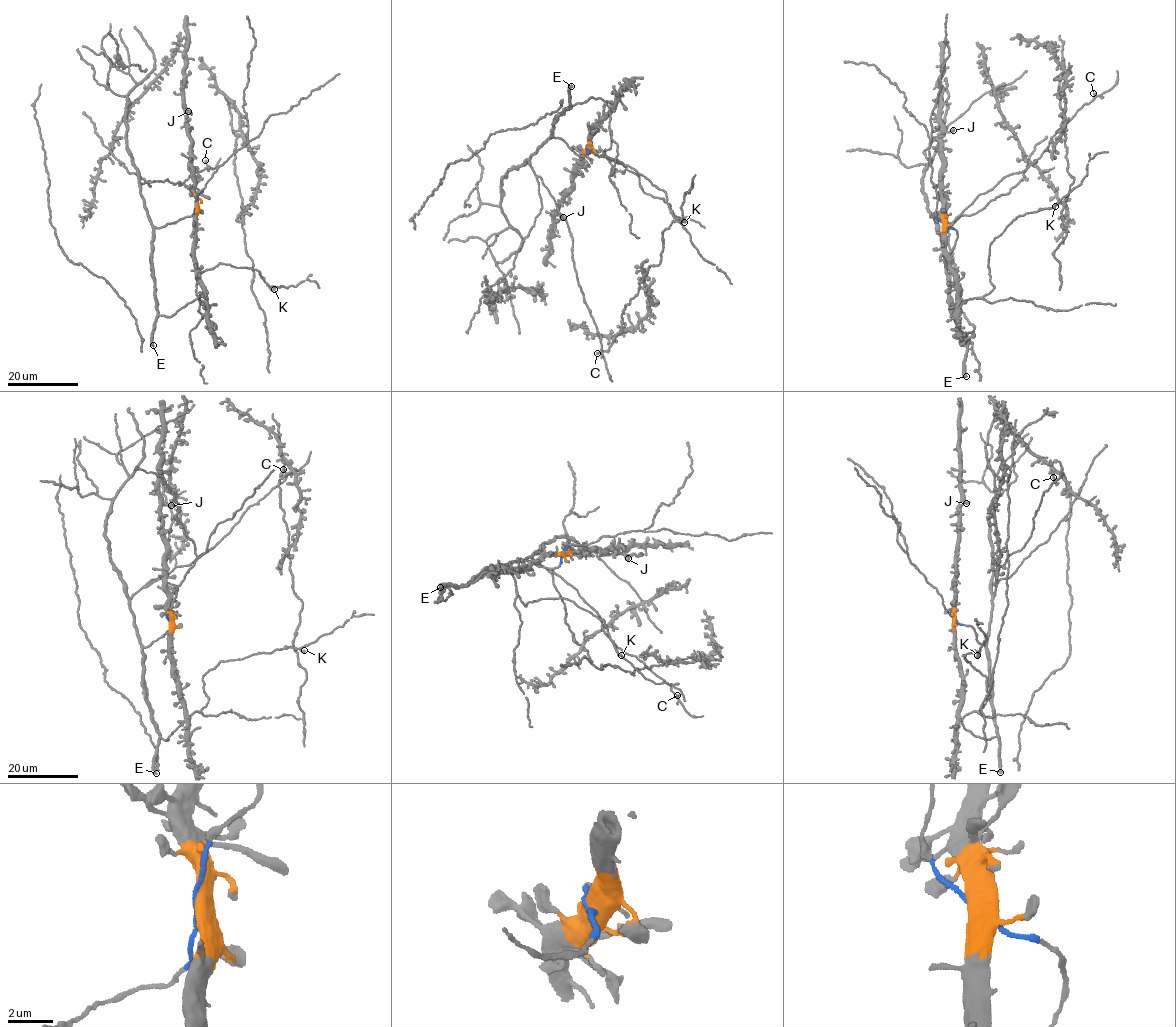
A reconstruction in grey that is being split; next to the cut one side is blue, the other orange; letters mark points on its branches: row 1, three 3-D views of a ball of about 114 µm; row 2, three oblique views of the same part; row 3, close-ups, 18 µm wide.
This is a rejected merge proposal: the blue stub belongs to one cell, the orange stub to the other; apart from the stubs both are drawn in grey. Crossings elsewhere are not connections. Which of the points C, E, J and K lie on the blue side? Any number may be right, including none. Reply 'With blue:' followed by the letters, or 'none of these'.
With blue: C, E, K

